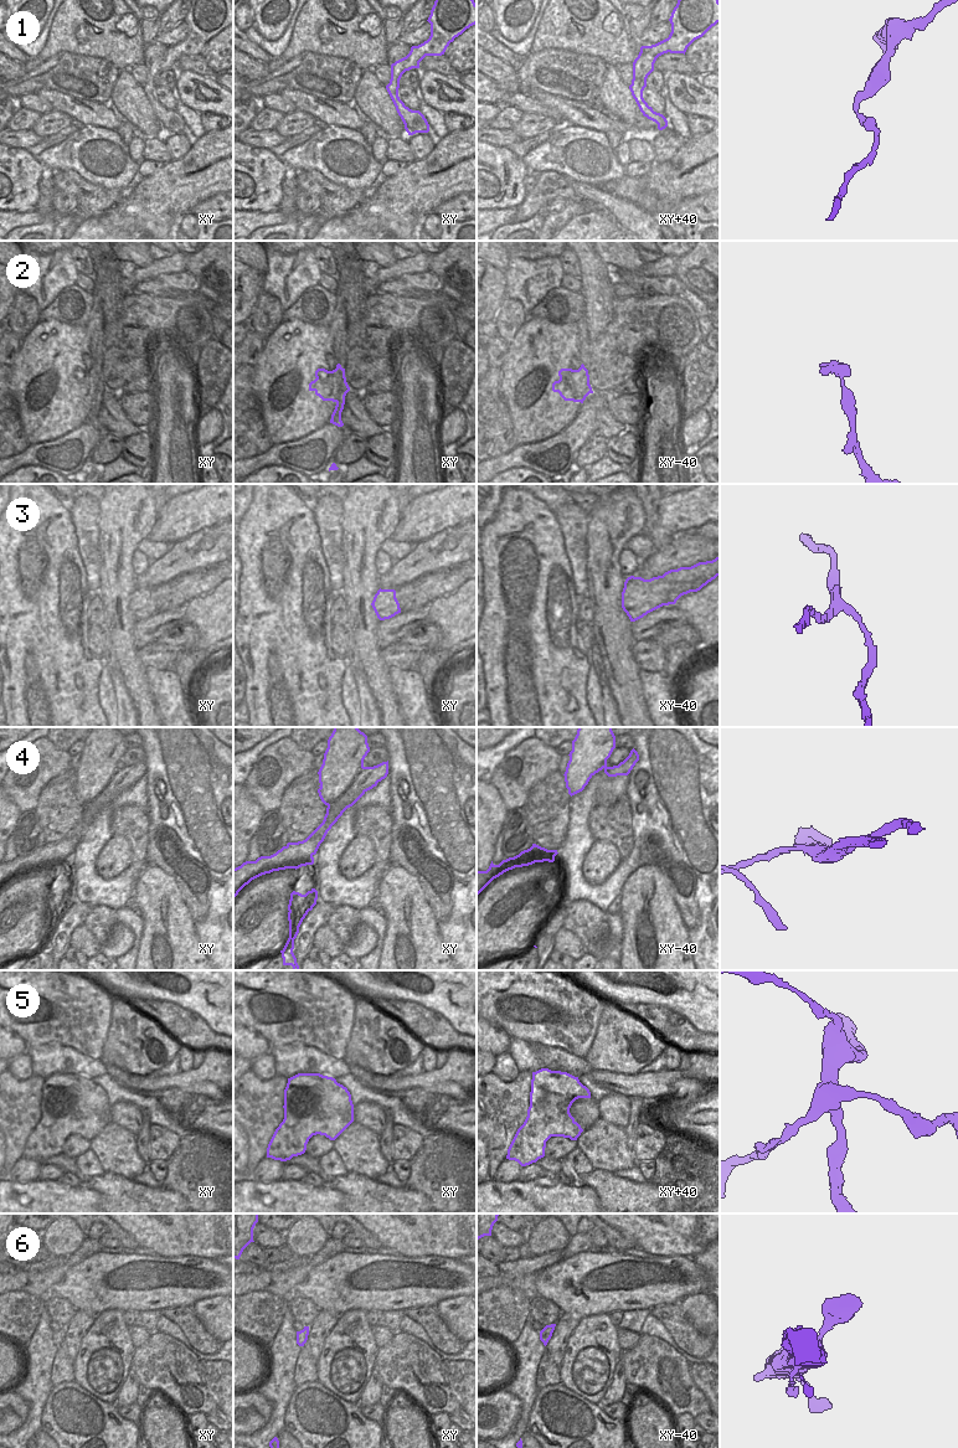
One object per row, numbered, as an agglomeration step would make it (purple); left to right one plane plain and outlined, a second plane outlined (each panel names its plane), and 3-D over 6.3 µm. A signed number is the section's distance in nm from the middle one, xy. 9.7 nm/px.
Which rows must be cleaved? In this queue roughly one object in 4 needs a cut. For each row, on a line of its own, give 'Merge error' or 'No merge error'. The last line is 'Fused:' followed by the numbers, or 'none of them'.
1: No merge error
2: No merge error
3: No merge error
4: Merge error
5: Merge error
6: No merge error
Fused: 4, 5.

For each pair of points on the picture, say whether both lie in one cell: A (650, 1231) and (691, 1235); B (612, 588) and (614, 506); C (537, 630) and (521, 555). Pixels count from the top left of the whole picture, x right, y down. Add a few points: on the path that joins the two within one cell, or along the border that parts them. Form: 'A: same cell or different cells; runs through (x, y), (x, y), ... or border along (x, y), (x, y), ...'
A: same cell; runs through (660, 1231), (681, 1231)
B: same cell; runs through (607, 568), (607, 531), (609, 526)
C: same cell; runs through (530, 612), (526, 608), (526, 573)

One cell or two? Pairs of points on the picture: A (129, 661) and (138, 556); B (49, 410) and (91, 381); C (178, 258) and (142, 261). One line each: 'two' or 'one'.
A: two
B: two
C: two

